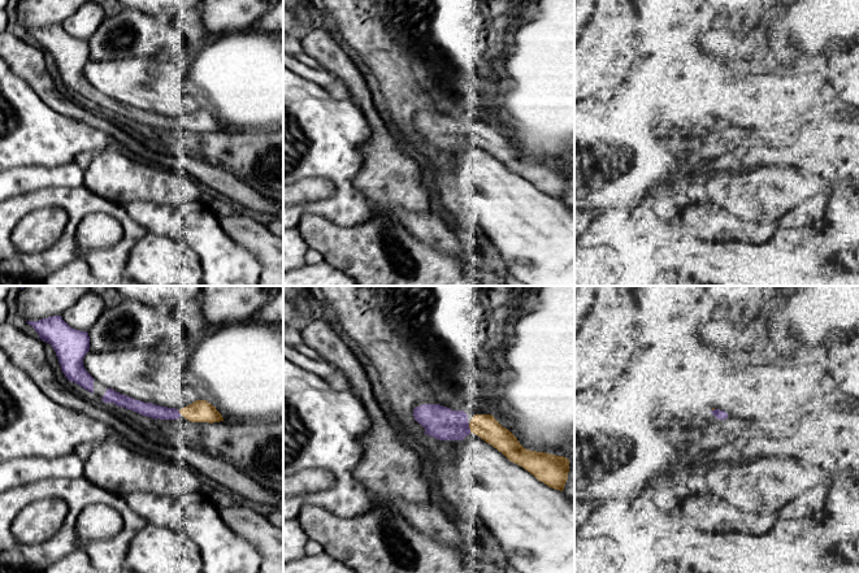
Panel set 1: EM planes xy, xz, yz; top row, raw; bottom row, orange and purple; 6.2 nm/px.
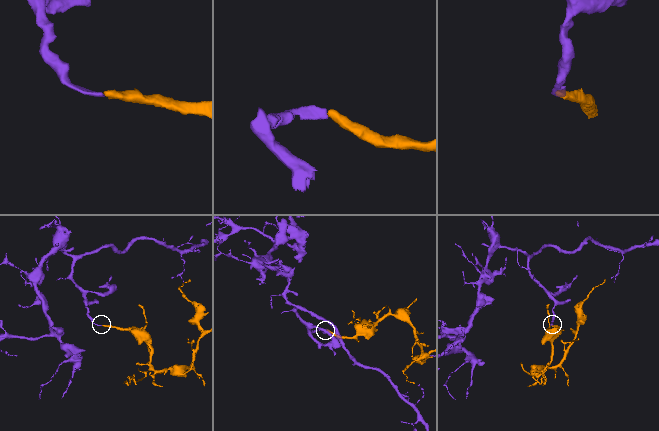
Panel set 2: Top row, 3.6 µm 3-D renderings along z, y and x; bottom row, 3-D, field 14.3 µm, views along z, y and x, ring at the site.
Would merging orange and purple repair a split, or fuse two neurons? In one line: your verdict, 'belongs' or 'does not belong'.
belongs

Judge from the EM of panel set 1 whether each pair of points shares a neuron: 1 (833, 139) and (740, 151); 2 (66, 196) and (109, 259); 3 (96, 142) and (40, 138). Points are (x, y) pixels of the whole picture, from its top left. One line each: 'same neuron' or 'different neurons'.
1: different neurons
2: same neuron
3: same neuron

